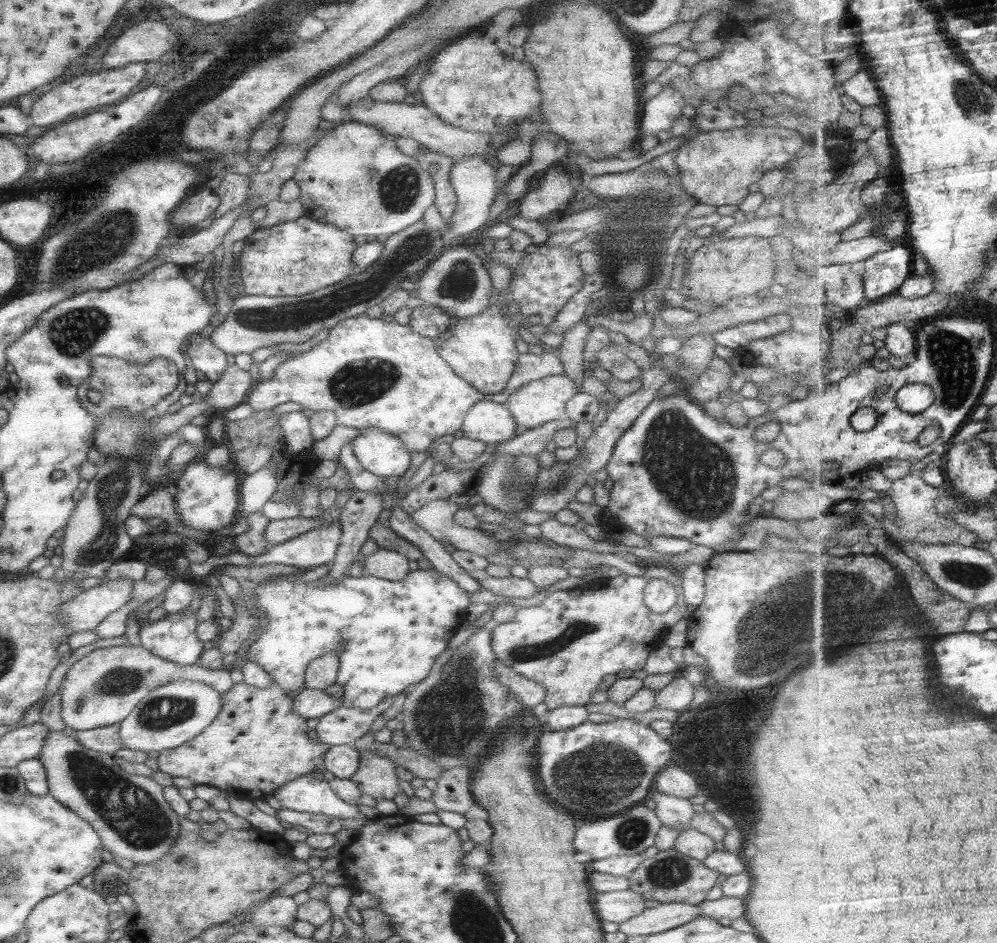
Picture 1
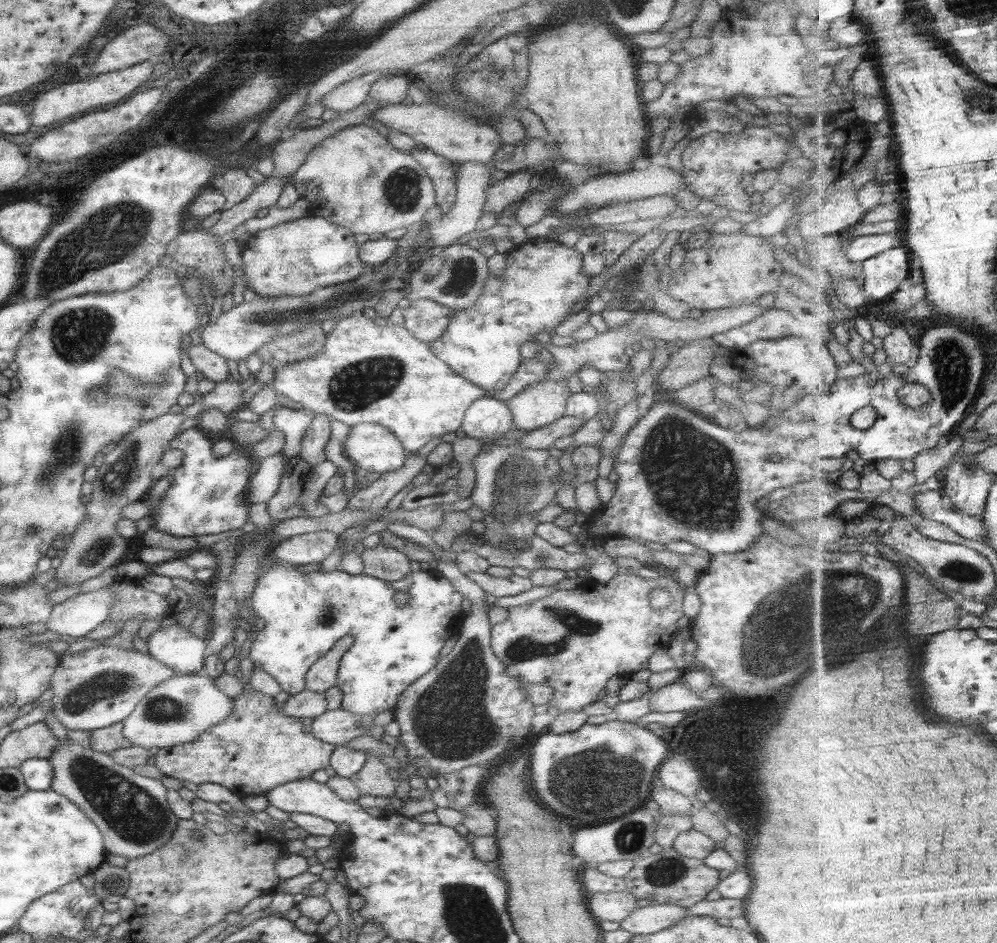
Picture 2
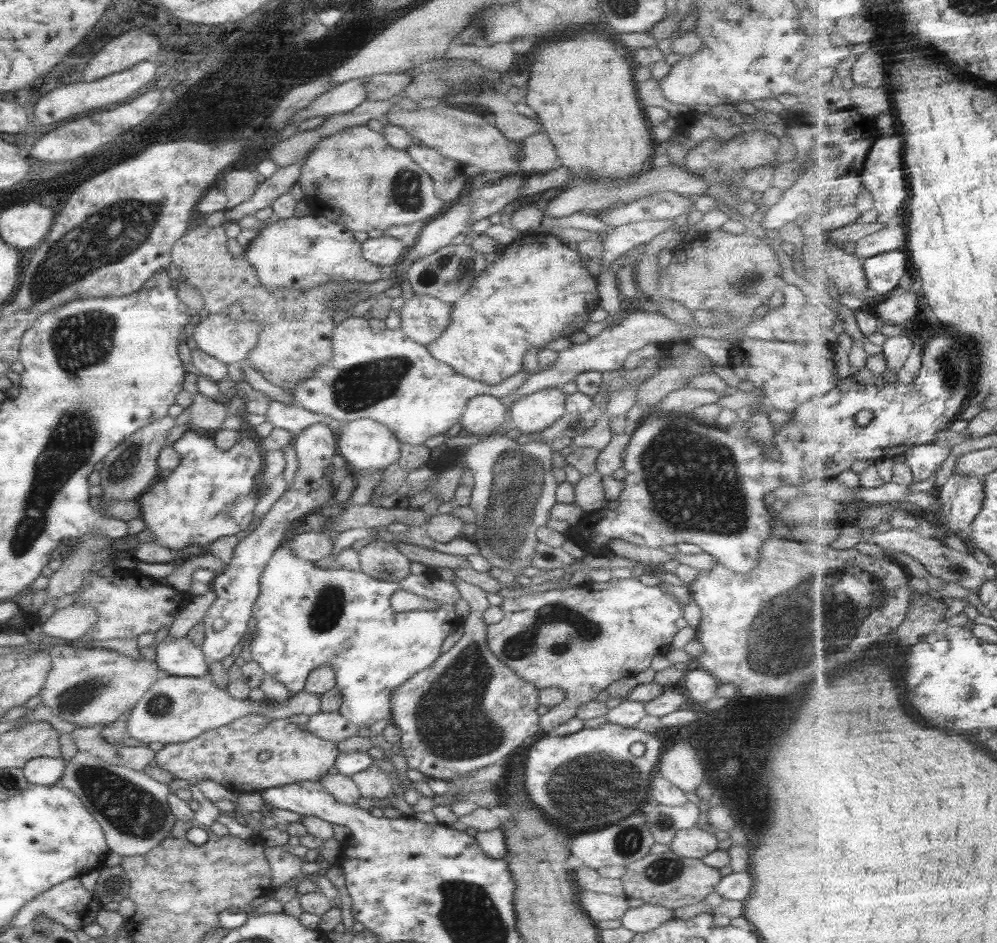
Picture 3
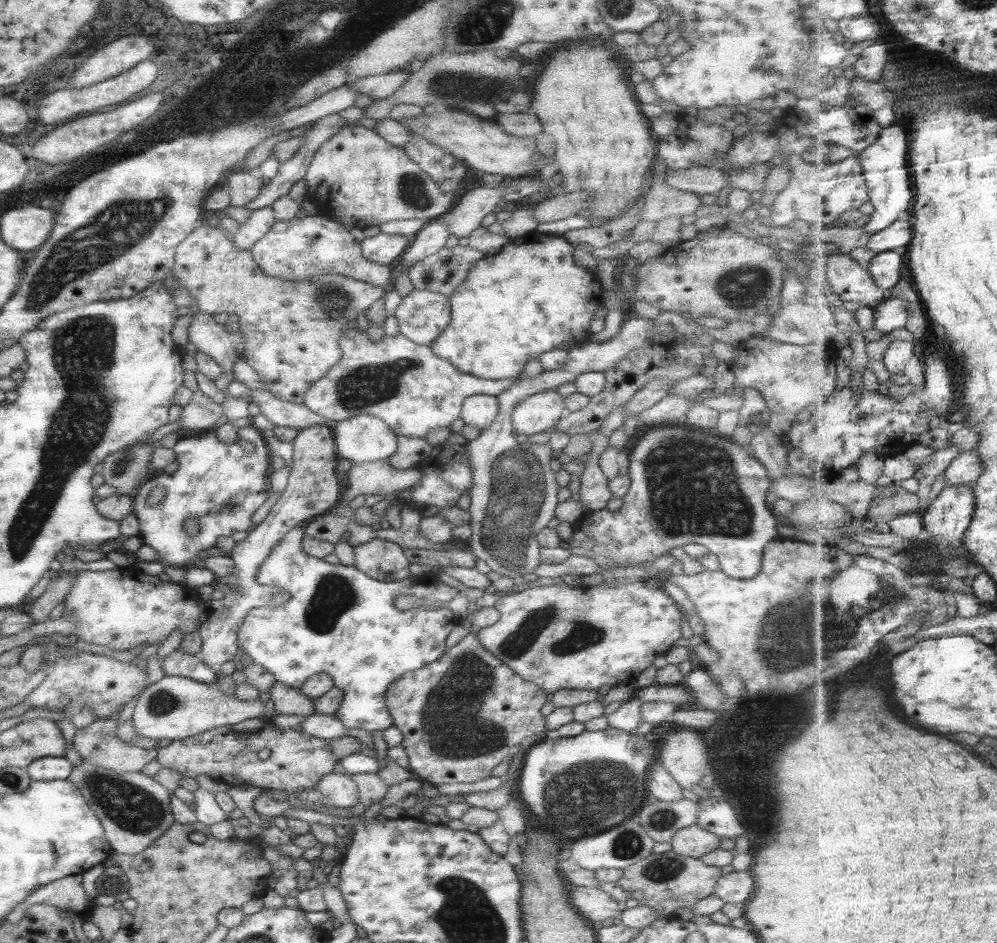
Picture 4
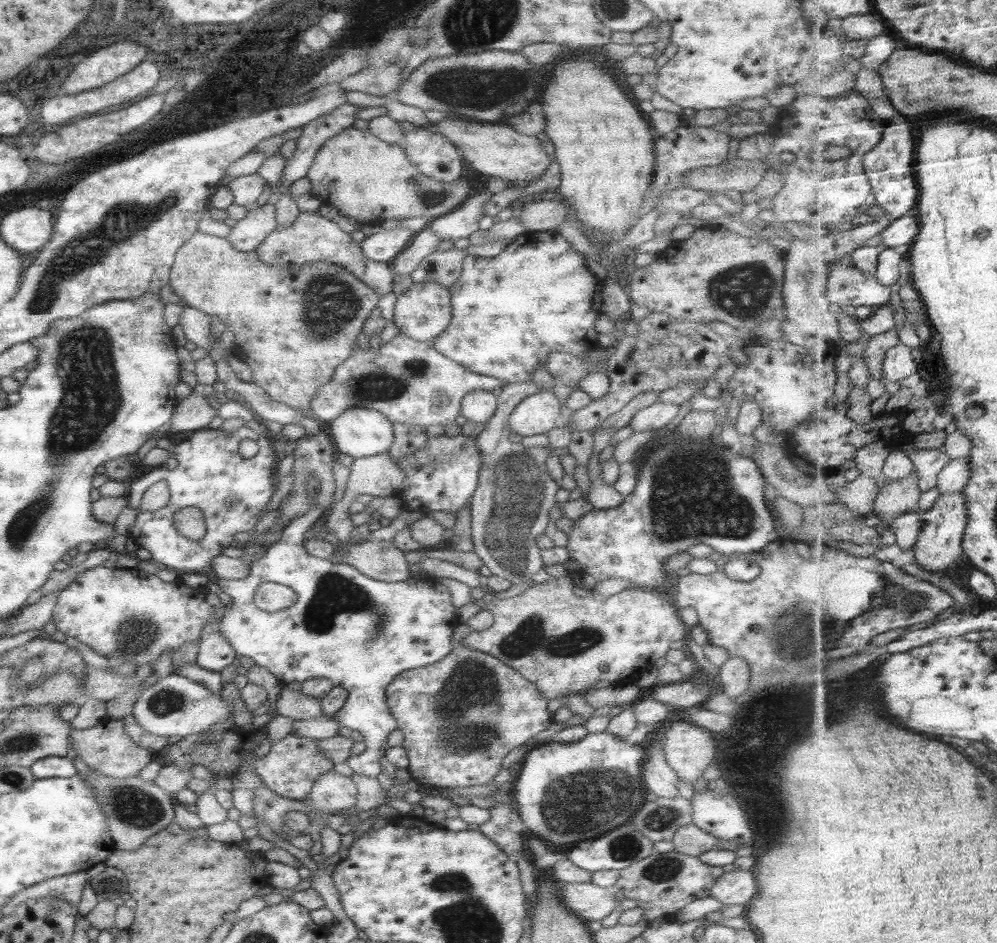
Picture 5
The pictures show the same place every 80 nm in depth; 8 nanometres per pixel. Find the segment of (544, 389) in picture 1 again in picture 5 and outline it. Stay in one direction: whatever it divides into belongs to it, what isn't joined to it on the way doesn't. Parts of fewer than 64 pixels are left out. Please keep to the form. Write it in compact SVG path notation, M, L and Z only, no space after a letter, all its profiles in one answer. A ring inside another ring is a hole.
M535 391L511 410L506 420L508 431L522 437L545 434L560 423L560 408L551 391Z

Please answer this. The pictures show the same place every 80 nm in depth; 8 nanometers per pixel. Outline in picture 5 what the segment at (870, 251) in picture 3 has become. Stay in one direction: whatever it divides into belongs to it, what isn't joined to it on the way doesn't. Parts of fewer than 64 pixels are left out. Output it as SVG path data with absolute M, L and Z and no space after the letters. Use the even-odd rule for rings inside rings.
M915 212L894 220L880 235L886 248L905 251L913 245L920 231L920 222Z

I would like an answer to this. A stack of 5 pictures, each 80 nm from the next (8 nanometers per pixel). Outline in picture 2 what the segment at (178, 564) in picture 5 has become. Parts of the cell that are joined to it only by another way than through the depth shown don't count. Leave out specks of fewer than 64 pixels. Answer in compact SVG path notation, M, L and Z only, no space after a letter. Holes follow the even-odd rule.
M197 428L177 433L168 445L169 449L182 450L182 461L171 472L172 479L163 496L154 506L150 518L152 527L175 538L183 536L209 536L227 530L241 529L248 522L250 502L246 499L248 478L256 465L247 447L235 446L229 454L217 458L212 455L212 438Z

